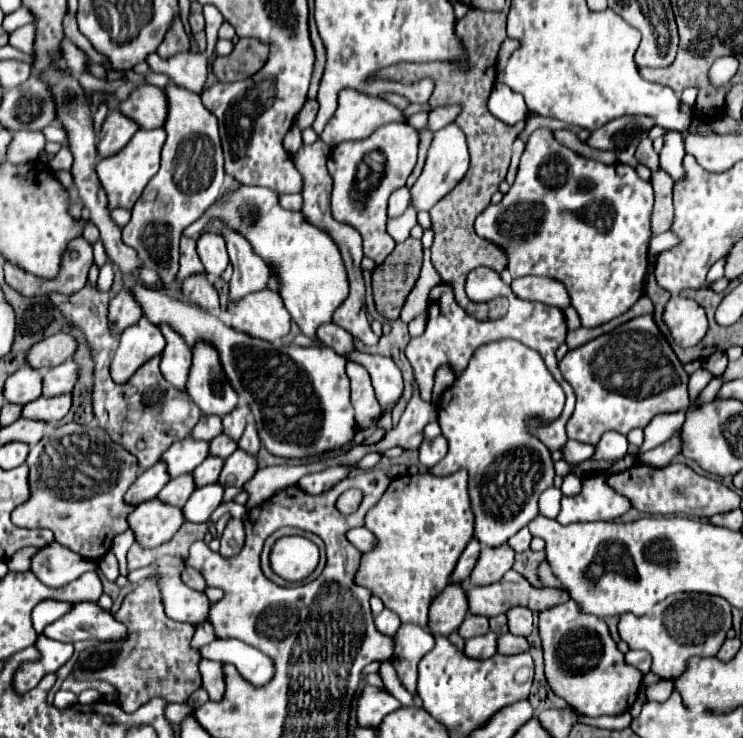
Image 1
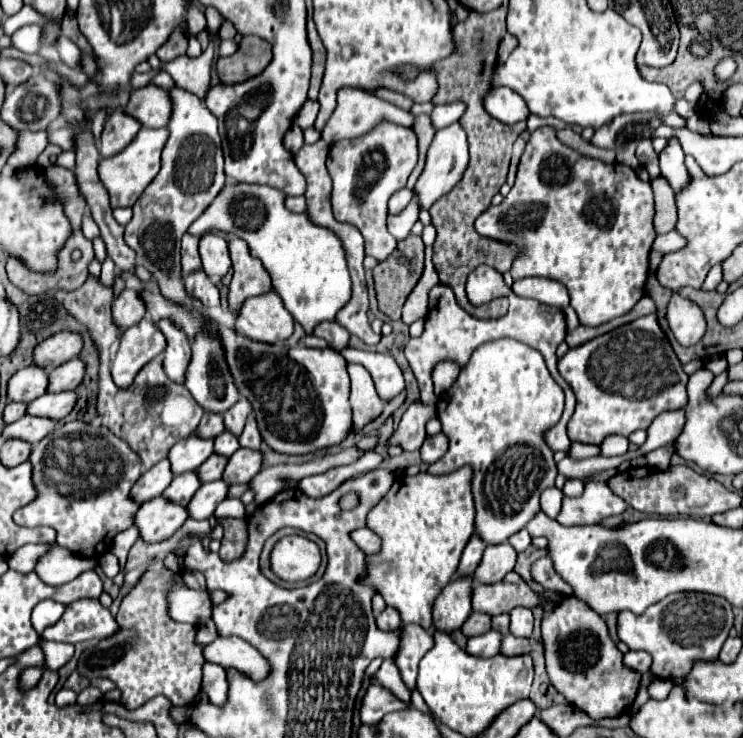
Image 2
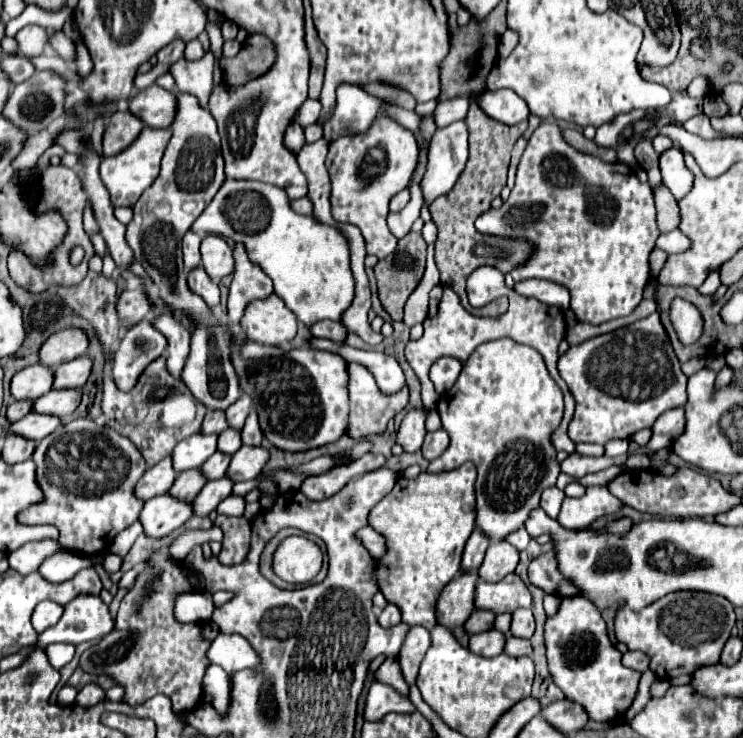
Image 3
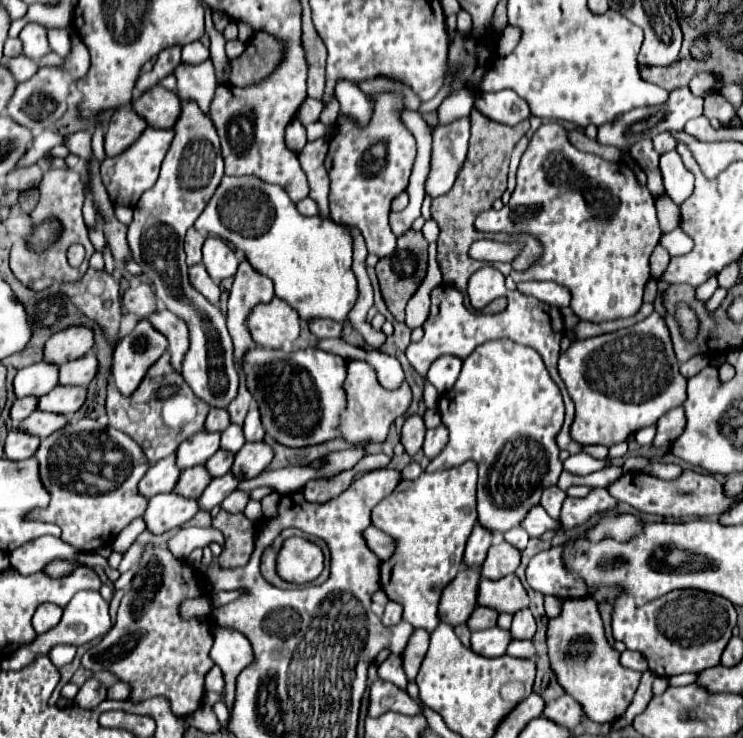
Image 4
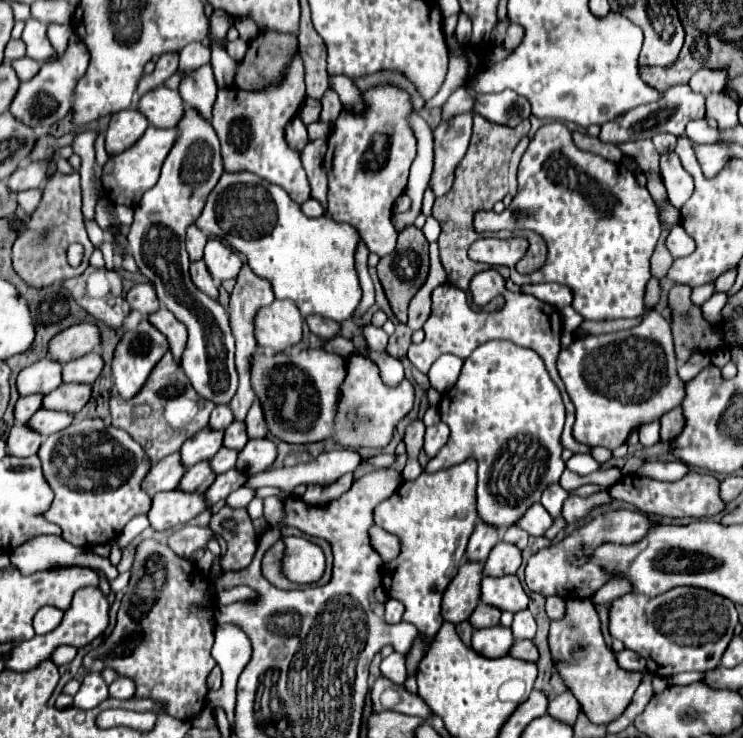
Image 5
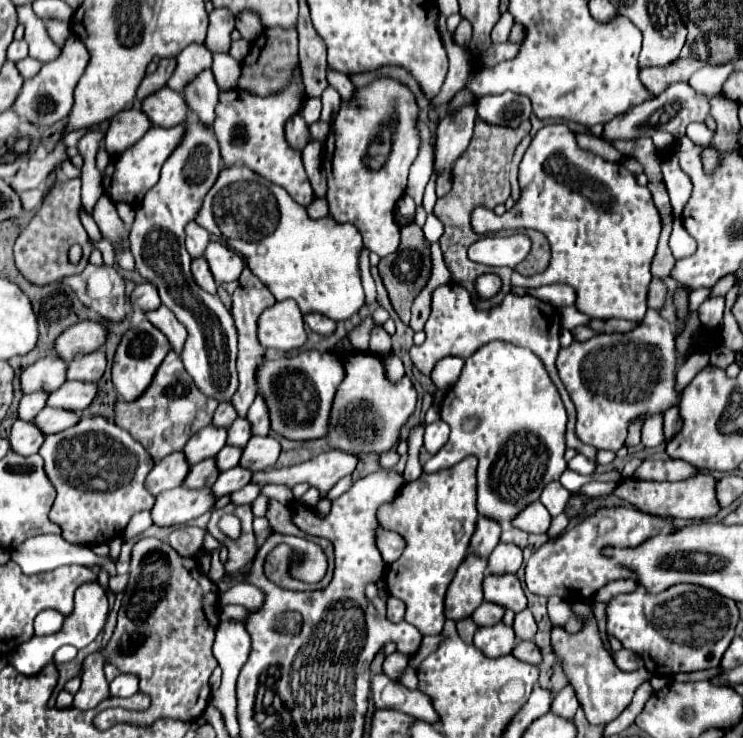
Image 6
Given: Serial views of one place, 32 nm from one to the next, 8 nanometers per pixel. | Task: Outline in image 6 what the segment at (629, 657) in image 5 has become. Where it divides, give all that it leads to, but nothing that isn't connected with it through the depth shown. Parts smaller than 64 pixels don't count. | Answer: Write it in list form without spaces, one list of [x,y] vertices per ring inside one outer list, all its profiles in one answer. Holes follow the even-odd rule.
[[[626,648],[614,652],[614,662],[624,672],[634,672],[634,670],[644,668],[644,660],[640,660],[640,656],[636,656],[636,652],[626,650]]]

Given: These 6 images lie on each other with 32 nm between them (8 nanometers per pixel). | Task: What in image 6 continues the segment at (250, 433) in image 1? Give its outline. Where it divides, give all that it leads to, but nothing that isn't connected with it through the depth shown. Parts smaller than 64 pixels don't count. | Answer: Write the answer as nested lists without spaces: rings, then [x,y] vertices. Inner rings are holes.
[[[256,396],[256,400],[252,402],[246,418],[250,422],[252,436],[268,436],[268,432],[270,432],[270,428],[268,428],[268,410],[264,408],[264,400],[260,400],[260,396]]]

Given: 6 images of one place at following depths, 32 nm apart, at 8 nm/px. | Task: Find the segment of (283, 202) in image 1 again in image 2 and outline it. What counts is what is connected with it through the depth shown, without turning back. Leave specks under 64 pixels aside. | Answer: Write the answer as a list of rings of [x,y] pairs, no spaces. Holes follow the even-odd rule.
[[[286,196],[284,204],[292,212],[306,212],[306,200],[304,200],[304,196]]]

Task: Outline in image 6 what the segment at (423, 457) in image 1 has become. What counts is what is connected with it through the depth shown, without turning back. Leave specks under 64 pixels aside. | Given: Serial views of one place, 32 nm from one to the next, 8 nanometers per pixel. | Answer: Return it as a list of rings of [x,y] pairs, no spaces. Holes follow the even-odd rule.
[[[438,420],[434,424],[428,424],[426,434],[424,434],[424,448],[430,454],[436,454],[448,442],[448,434],[450,434],[450,428],[446,422]]]

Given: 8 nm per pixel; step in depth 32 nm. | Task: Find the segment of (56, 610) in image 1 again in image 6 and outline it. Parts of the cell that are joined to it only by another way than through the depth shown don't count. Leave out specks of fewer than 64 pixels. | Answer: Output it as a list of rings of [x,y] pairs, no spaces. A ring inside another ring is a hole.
[[[46,608],[42,610],[38,616],[36,616],[36,622],[34,622],[34,634],[36,636],[48,636],[52,632],[58,632],[60,630],[60,624],[62,624],[64,616],[52,608]]]

